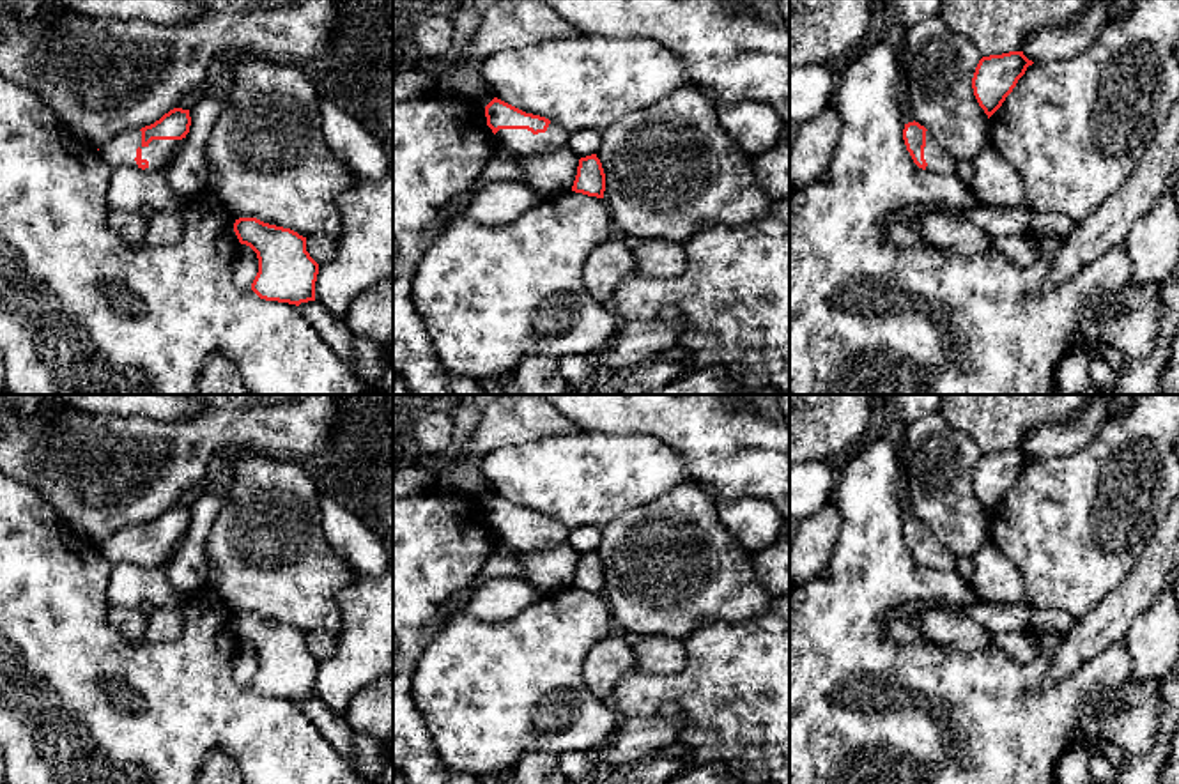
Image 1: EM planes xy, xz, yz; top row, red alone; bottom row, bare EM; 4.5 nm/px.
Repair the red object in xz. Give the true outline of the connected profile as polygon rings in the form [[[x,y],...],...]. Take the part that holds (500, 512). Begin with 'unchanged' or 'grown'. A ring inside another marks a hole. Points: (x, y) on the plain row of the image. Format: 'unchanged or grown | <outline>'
grown | [[[497,494],[485,503],[487,522],[517,552],[568,543],[572,529],[545,513],[526,510]]]

